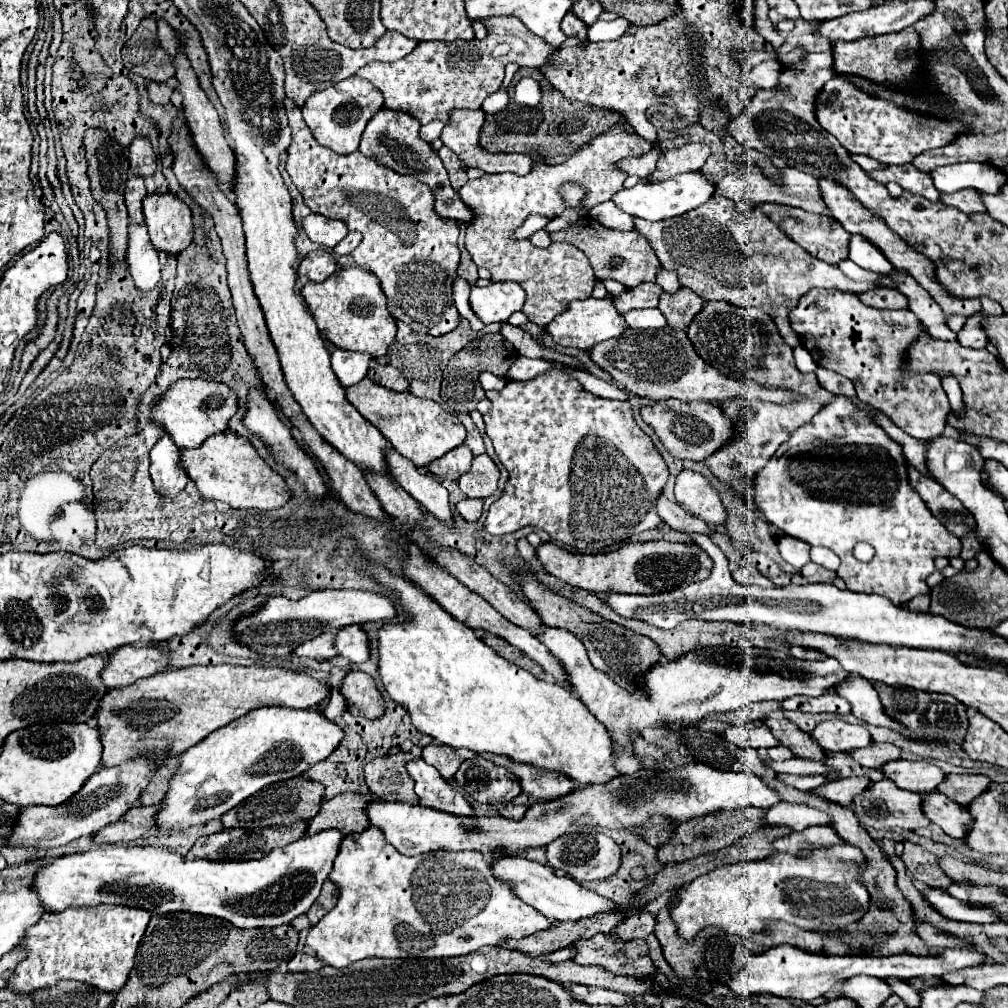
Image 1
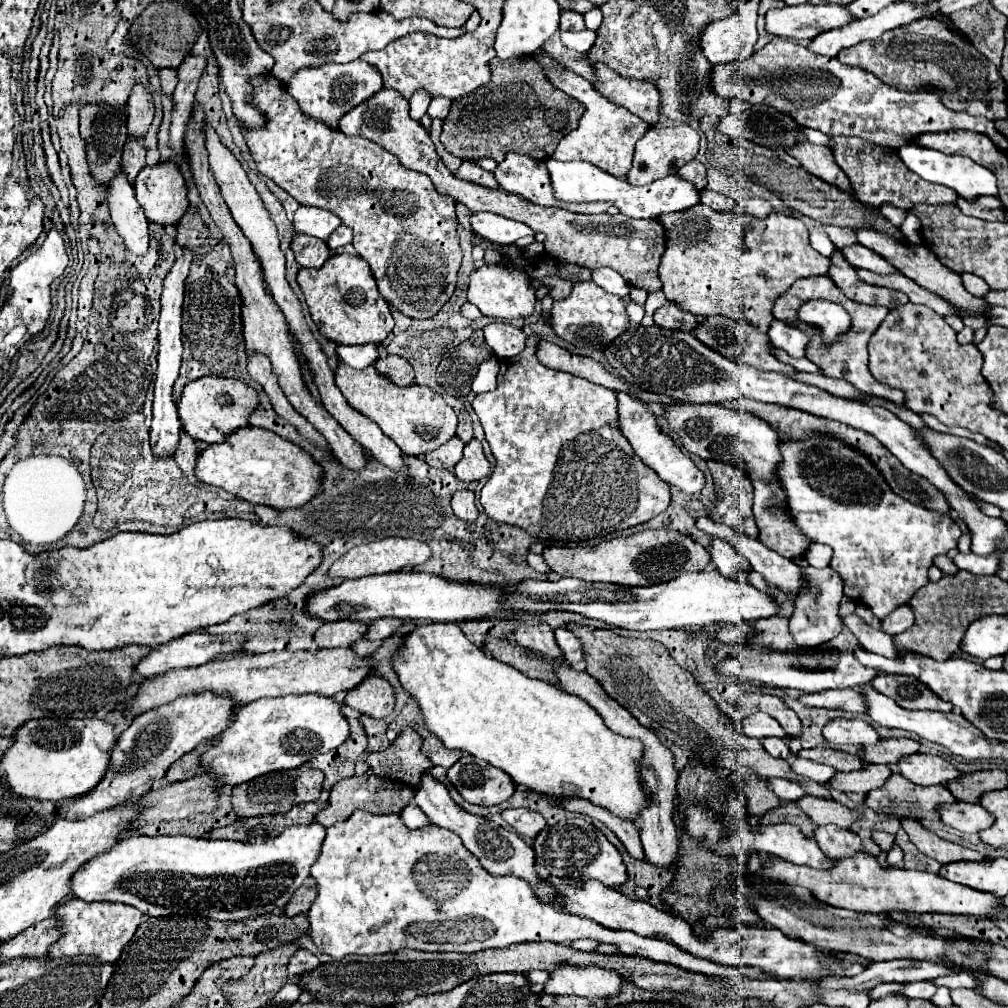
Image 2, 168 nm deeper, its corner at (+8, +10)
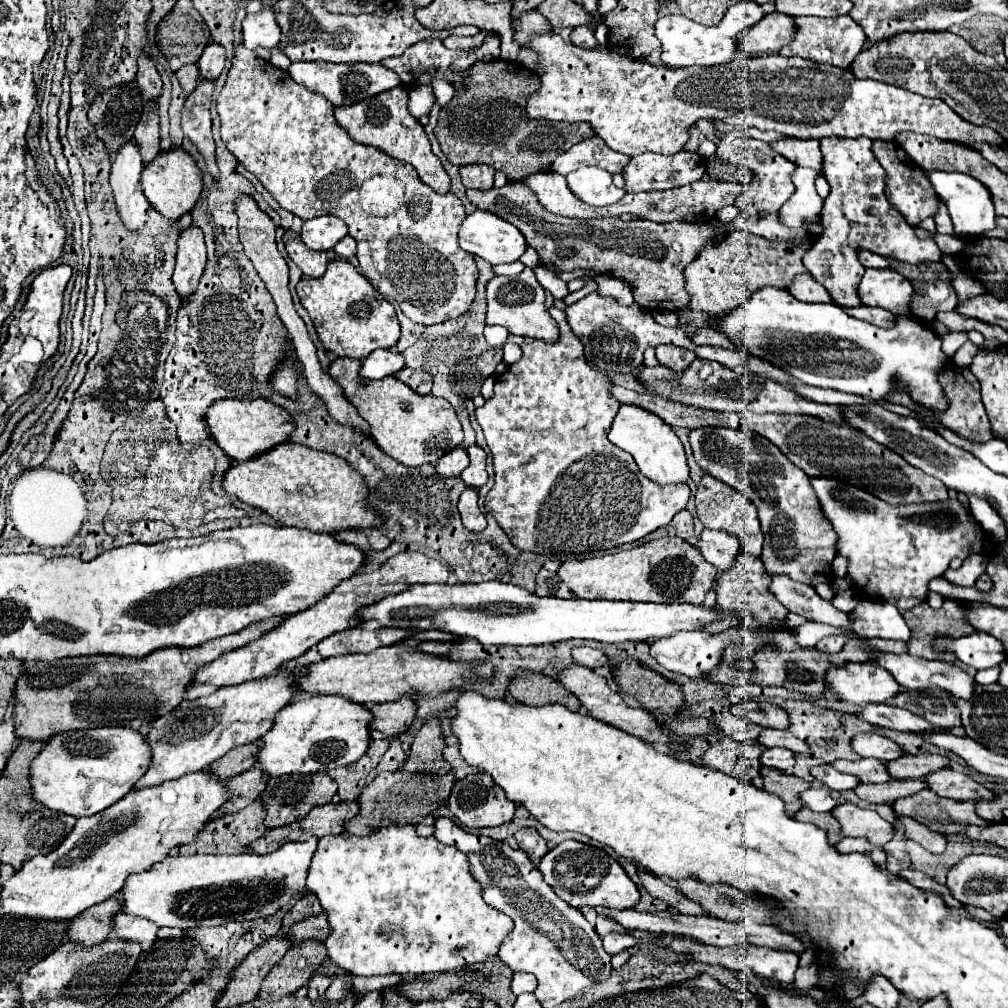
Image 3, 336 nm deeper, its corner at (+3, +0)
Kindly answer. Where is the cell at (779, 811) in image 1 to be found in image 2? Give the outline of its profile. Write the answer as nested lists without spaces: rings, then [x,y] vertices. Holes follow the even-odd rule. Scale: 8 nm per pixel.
[[[804,796],[796,800],[800,810],[804,810],[818,826],[824,824],[836,824],[838,828],[852,828],[856,820],[860,818],[860,812],[854,808],[848,808],[836,800],[828,798],[814,798],[814,796]]]

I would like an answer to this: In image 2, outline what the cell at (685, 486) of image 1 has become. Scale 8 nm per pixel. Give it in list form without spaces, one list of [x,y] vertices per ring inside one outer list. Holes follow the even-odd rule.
[[[618,392],[618,428],[622,432],[622,436],[630,442],[630,446],[634,448],[634,452],[638,454],[638,458],[652,468],[660,480],[666,480],[668,484],[680,488],[686,494],[698,494],[704,486],[704,474],[694,466],[694,462],[674,444],[674,440],[664,434],[656,422],[656,416],[652,414],[650,406],[634,400],[632,396],[624,396],[624,392]]]

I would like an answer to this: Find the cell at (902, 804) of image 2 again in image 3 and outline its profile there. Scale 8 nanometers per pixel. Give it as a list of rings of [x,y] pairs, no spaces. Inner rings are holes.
[[[929,788],[909,798],[899,798],[893,802],[893,812],[915,818],[939,834],[963,832],[969,824],[987,826],[987,822],[975,814],[975,802],[953,802],[951,798],[937,796]]]

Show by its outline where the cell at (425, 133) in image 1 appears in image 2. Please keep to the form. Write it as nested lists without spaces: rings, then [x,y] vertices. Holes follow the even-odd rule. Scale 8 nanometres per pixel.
[[[416,90],[412,96],[410,96],[410,116],[414,120],[420,120],[426,110],[428,110],[428,104],[430,104],[430,94],[426,90]]]

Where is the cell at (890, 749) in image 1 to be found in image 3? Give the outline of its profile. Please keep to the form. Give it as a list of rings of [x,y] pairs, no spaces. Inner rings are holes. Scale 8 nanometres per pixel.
[[[925,752],[925,754],[903,754],[901,758],[893,760],[893,762],[887,762],[887,770],[893,778],[897,780],[917,780],[917,778],[923,778],[935,770],[941,770],[945,768],[949,762],[947,756],[941,756],[941,754],[931,754],[931,752]]]

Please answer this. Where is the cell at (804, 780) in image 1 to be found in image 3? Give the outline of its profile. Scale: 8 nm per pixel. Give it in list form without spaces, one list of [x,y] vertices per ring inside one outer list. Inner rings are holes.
[[[825,764],[825,766],[815,766],[815,768],[811,770],[811,776],[813,776],[815,780],[819,780],[825,788],[835,790],[835,792],[853,790],[853,788],[859,784],[859,780],[857,780],[855,776],[841,774],[841,772],[837,772],[837,770],[835,770],[833,766],[829,766],[829,764]]]

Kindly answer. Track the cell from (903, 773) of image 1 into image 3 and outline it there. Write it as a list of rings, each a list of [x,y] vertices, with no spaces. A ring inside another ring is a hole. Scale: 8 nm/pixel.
[[[949,768],[927,774],[923,780],[927,782],[929,790],[933,790],[935,794],[945,796],[945,798],[953,798],[959,802],[963,802],[963,800],[977,802],[977,800],[989,800],[995,796],[991,790],[987,790],[979,782],[971,780],[967,774],[955,772]]]

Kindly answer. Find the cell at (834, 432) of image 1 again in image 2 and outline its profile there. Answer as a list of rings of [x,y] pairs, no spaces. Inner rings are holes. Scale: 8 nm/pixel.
[[[806,432],[802,442],[780,444],[780,452],[784,462],[778,468],[778,476],[784,484],[794,522],[814,542],[828,544],[834,550],[830,566],[840,572],[844,580],[844,594],[854,602],[868,606],[878,618],[884,618],[898,606],[908,604],[914,592],[928,584],[926,574],[934,564],[934,558],[948,554],[948,550],[958,546],[962,532],[950,514],[940,514],[896,496],[868,458],[850,446],[818,432]]]

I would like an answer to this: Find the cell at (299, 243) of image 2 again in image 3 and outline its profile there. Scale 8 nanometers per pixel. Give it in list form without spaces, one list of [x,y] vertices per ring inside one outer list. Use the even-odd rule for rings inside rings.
[[[287,230],[285,232],[283,242],[285,242],[285,248],[287,248],[289,258],[301,268],[301,272],[307,278],[319,278],[319,276],[325,274],[327,264],[329,264],[327,252],[313,252],[313,250],[309,250],[303,244],[303,240],[299,238],[299,234],[293,232],[293,230]]]

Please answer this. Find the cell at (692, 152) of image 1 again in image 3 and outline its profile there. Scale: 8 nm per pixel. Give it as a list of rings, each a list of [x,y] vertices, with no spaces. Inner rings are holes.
[[[681,150],[677,154],[665,156],[665,154],[653,154],[645,152],[637,158],[633,158],[627,168],[623,170],[625,178],[625,192],[649,192],[649,190],[667,190],[675,186],[685,186],[695,180],[701,180],[705,174],[705,160],[689,150]]]

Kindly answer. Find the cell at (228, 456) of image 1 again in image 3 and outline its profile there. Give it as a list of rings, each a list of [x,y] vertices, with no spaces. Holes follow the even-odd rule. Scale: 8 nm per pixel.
[[[283,442],[251,460],[233,464],[223,476],[223,490],[249,506],[263,510],[281,526],[335,532],[365,528],[379,522],[363,502],[367,490],[361,476],[343,458],[303,444]]]

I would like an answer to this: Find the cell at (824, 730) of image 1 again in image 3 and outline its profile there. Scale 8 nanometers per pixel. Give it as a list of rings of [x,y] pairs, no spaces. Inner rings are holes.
[[[875,732],[857,734],[857,738],[853,738],[851,746],[853,746],[855,754],[859,754],[861,758],[879,758],[883,762],[895,760],[903,754],[903,750],[893,740],[879,736]]]

